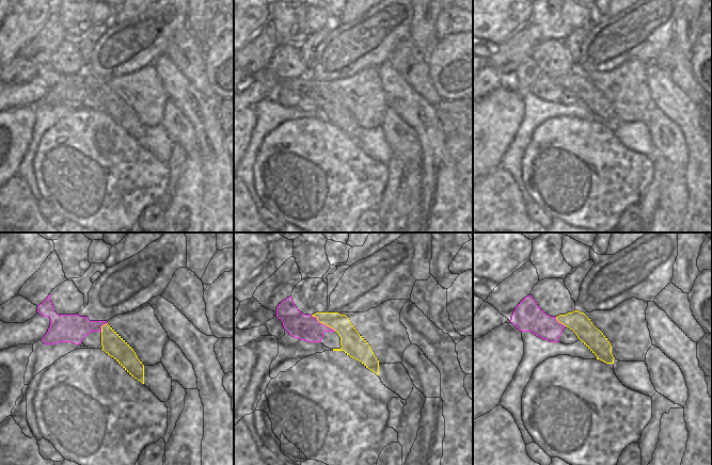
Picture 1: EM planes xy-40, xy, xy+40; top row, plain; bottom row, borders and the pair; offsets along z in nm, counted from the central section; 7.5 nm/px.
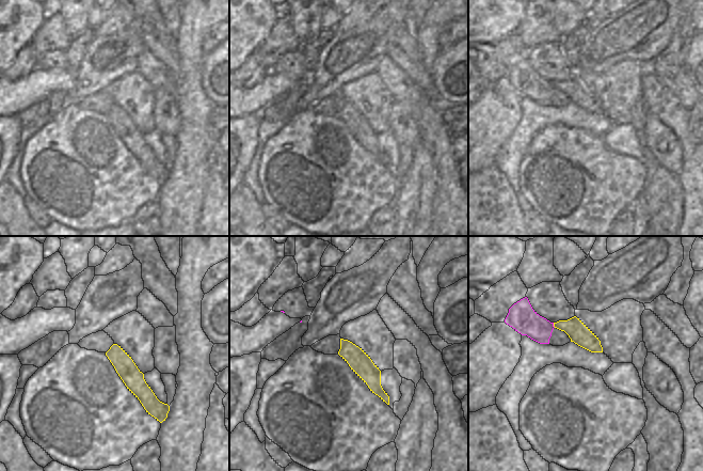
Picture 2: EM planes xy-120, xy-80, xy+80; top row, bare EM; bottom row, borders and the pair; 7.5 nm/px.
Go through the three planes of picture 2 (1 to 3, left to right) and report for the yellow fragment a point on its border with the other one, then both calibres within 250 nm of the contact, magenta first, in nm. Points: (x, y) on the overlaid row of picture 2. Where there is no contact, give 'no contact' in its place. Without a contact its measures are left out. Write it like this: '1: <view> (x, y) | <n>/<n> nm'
1: no contact
2: no contact
3: xy+80 (553, 325) | 200/150 nm

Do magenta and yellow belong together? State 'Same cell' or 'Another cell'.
Another cell

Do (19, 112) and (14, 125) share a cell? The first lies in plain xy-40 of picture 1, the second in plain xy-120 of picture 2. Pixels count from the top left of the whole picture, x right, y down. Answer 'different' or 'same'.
same

